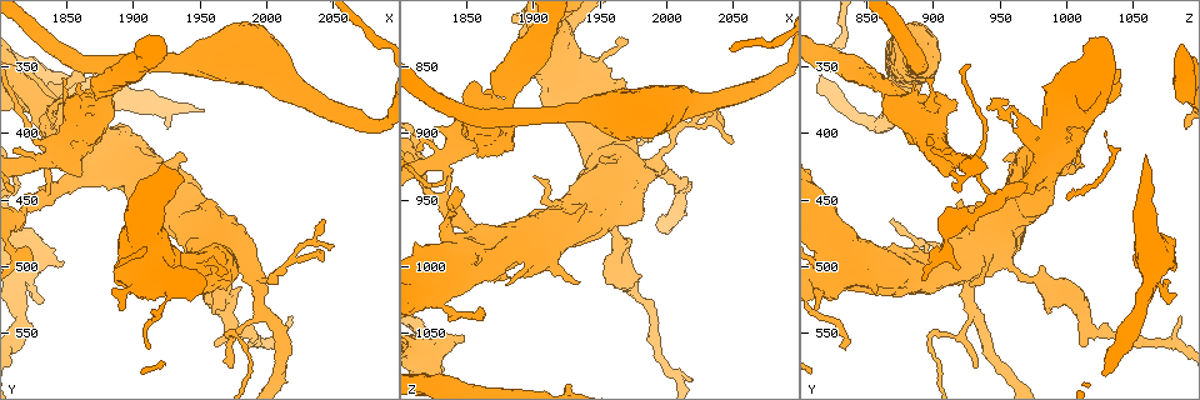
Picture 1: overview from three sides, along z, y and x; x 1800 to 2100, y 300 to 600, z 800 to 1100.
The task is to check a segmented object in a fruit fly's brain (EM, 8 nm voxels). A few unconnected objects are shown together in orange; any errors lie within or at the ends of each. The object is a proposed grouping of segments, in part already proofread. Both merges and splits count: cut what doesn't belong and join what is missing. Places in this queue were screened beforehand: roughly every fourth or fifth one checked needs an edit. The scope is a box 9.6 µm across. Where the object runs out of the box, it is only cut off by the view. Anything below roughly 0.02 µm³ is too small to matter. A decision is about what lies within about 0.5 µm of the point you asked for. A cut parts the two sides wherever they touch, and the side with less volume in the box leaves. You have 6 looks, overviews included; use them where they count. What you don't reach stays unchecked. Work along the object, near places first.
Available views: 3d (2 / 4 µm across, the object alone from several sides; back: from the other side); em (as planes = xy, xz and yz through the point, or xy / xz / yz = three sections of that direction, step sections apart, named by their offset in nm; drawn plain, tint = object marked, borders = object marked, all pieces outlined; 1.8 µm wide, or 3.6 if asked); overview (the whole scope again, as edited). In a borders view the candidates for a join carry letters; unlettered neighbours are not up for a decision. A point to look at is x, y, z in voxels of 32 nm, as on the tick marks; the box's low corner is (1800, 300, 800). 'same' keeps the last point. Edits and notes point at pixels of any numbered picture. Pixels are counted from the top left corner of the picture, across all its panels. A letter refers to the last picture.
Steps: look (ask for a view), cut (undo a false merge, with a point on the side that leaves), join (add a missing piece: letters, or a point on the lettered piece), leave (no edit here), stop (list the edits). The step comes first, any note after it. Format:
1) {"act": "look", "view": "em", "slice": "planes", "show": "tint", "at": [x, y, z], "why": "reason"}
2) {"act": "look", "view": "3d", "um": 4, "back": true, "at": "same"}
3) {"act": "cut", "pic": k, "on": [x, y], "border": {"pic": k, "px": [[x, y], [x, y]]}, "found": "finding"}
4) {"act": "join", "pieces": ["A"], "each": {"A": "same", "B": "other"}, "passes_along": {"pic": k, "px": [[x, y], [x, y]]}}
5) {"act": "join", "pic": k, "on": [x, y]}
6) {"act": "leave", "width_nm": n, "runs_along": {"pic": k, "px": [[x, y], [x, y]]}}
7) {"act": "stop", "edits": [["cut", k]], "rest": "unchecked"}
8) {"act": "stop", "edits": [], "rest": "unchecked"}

{"act": "look", "view": "em", "um": 3.6, "slice": "xz", "step": 4, "show": "tint", "at": [1834, 446, 948], "why": "three-way junction"}

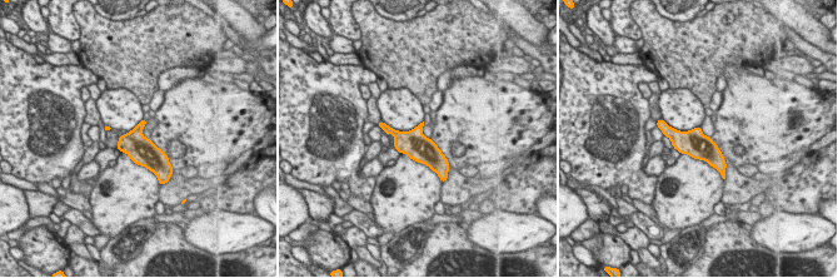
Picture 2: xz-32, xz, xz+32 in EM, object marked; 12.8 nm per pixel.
{"act": "look", "view": "em", "um": 3.6, "slice": "xz", "step": 4, "show": "borders", "at": "same", "why": "see the neighbours"}

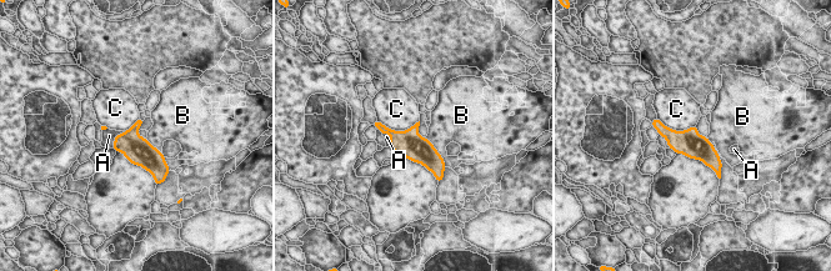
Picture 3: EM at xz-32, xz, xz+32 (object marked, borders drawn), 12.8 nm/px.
{"act": "leave", "each": {"A": "other", "B": "other", "C": "other"}, "runs_along": {"pic": 3, "px": [[660, 126], [717, 164]]}, "found": "continuous, no second neuron"}

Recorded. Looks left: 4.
{"act": "look", "view": "em", "um": 3.6, "slice": "xz", "step": 4, "show": "tint", "at": [1836, 394, 992], "why": "thick turns thin"}

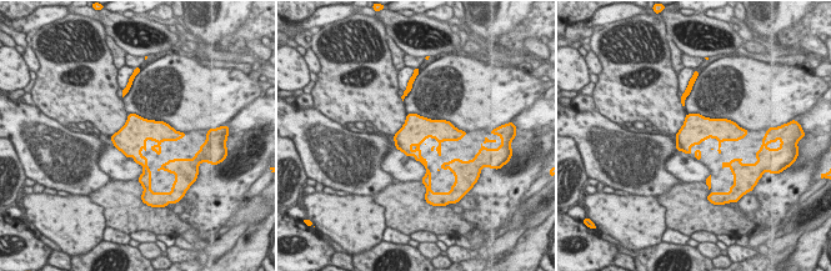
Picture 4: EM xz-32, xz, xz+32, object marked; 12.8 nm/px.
{"act": "look", "view": "em", "um": 3.6, "slice": "planes", "show": "borders", "at": "same", "why": "another direction"}

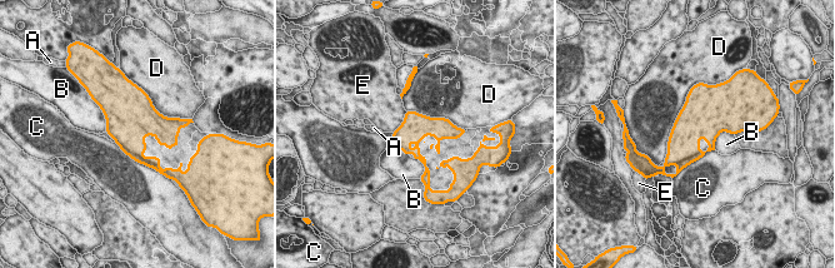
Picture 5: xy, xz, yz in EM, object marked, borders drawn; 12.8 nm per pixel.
{"act": "leave", "width_nm": 380, "each": {"A": "other", "B": "other", "C": "other", "D": "other", "E": "other"}, "border": {"pic": 5, "px": [[115, 142], [131, 158], [160, 173]]}, "found": "all the same neuron"}

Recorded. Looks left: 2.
{"act": "look", "view": "em", "slice": "planes", "show": "borders", "at": [1972, 504, 832], "why": "branch stops here"}

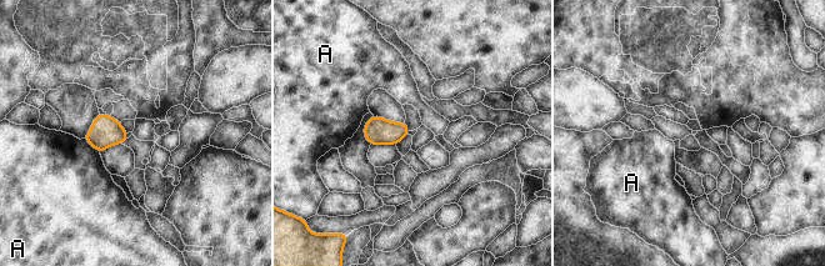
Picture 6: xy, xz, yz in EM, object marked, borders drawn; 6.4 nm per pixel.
{"act": "leave", "longest_contact_nm": ["A", 150], "each": {"A": "other"}, "found": "no lettered piece goes on from it"}

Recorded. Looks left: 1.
{"act": "stop", "edits": [], "rest": "unchecked"}

